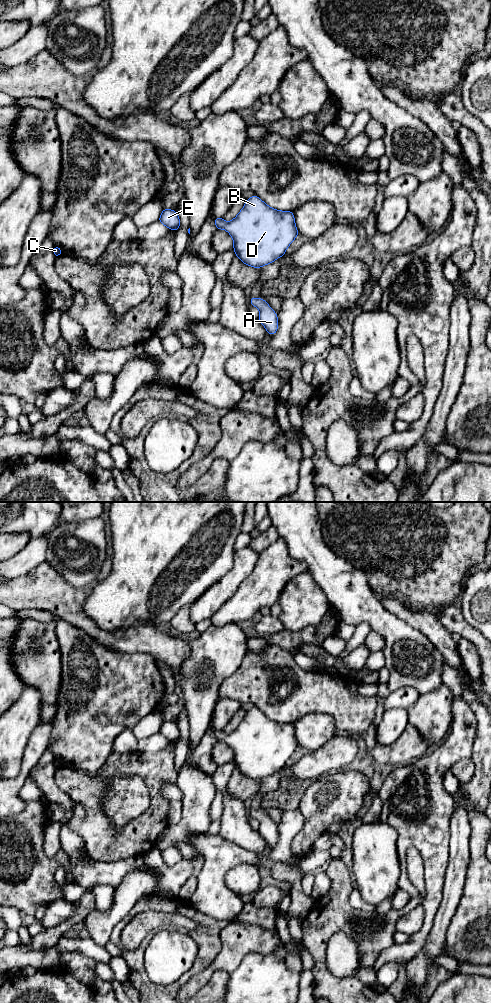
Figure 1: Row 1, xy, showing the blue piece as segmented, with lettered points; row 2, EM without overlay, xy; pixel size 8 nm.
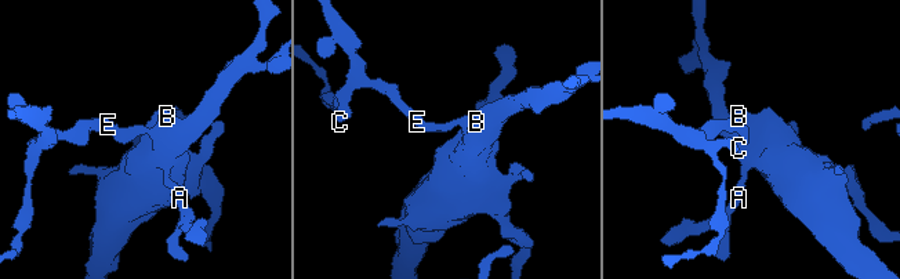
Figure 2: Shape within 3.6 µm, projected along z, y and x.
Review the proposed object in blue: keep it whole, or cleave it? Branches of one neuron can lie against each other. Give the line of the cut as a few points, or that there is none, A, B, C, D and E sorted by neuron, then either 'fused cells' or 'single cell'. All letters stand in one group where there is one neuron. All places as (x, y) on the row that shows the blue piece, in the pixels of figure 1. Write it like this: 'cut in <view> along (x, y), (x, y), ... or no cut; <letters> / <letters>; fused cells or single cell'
no cut; A B C D E; single cell

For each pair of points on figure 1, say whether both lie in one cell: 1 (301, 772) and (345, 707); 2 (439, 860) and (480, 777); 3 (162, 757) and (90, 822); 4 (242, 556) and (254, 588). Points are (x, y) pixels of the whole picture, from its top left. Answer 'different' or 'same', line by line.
1: different
2: different
3: same
4: different

